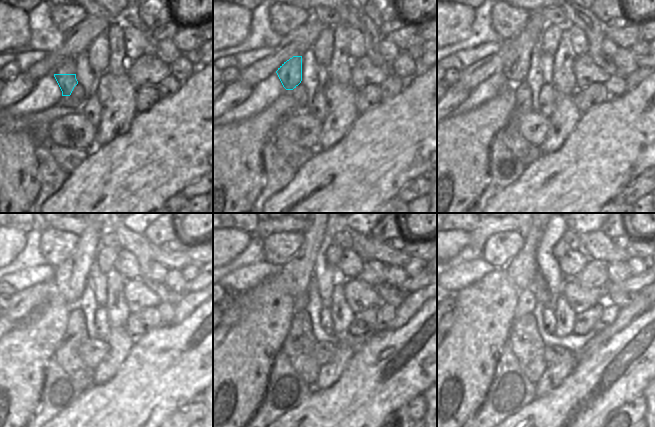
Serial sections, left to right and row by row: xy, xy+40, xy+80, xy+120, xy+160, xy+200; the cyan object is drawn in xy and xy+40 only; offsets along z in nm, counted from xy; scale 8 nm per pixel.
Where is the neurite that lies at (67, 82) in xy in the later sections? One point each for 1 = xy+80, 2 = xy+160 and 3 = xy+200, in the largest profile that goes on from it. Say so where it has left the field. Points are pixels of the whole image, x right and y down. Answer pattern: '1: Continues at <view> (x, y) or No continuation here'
1: Continues at xy+80 (517, 59)
2: Continues at xy+160 (297, 273)
3: Continues at xy+200 (521, 269)

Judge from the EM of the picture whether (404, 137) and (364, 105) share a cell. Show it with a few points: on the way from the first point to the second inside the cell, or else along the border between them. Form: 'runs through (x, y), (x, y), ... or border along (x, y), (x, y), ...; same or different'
border along (382, 100), (358, 114); different

